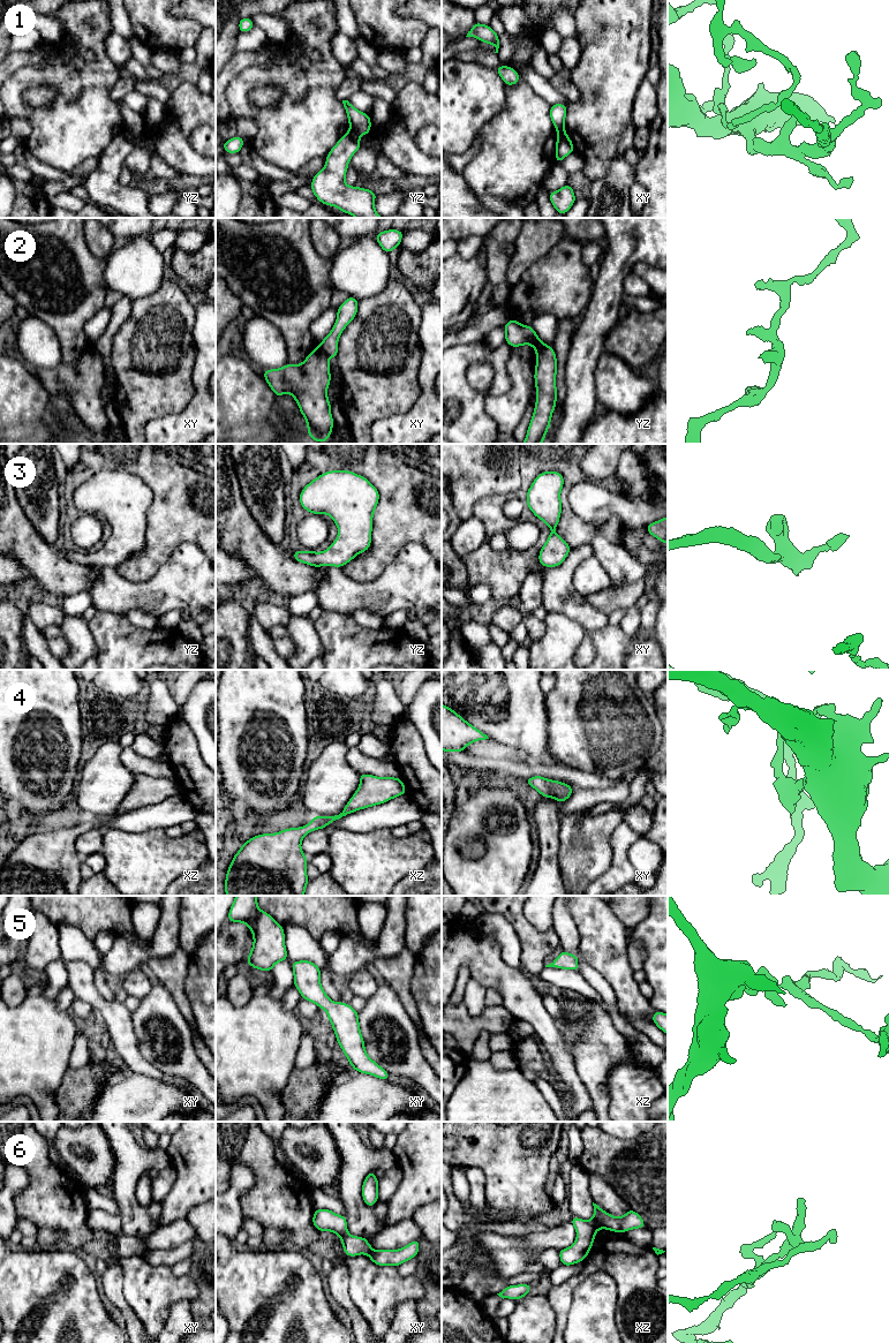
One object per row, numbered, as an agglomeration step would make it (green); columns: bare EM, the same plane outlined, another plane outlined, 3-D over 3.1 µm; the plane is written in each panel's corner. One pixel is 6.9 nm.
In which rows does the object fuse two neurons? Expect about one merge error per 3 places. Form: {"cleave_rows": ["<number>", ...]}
{"cleave_rows": ["1", "2", "6"]}

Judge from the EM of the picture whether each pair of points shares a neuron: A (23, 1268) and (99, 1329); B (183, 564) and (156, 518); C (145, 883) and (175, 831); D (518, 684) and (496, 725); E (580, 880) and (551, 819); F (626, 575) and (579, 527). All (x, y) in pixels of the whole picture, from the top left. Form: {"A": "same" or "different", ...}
{"A": "same", "B": "different", "C": "different", "D": "same", "E": "different", "F": "different"}

